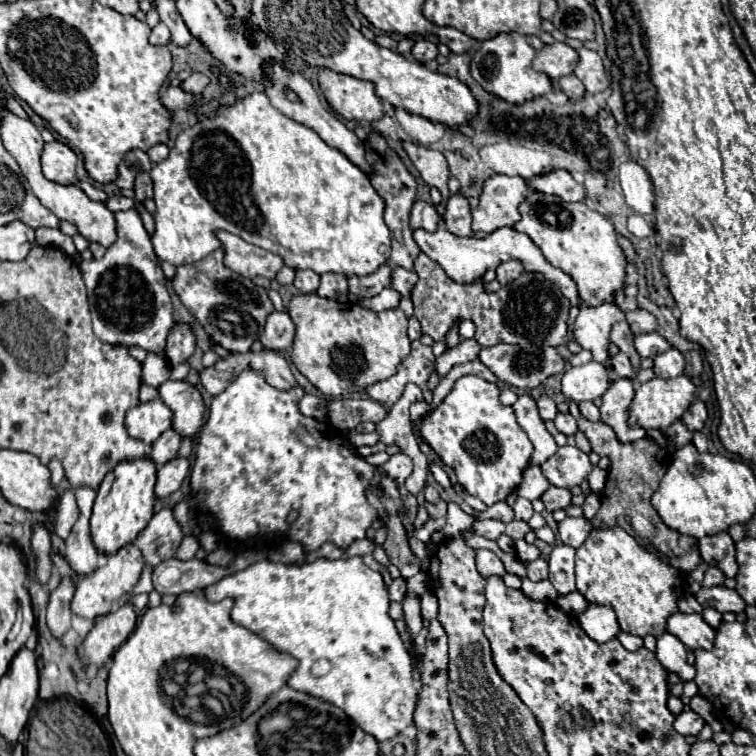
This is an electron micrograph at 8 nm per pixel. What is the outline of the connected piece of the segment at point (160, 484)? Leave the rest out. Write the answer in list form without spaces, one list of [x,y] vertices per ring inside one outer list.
[[[176,457],[170,463],[158,467],[158,481],[156,481],[156,497],[168,497],[180,489],[184,477],[190,471],[190,461],[184,457]]]

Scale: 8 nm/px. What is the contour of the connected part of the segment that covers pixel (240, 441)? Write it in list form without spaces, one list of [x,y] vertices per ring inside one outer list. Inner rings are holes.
[[[254,369],[242,371],[226,391],[214,397],[200,435],[190,483],[192,493],[202,495],[198,511],[214,517],[214,527],[226,541],[238,541],[246,549],[272,547],[278,541],[302,543],[306,553],[320,549],[324,543],[346,549],[352,541],[364,539],[366,531],[378,519],[378,511],[366,501],[366,487],[376,467],[368,465],[346,435],[330,423],[302,415],[298,409],[302,397],[304,389],[300,385],[290,387],[290,391],[278,391]]]

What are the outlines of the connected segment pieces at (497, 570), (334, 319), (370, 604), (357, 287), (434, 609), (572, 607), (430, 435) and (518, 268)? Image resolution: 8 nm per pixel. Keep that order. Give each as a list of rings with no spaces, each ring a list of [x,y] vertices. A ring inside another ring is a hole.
[[[476,549],[476,569],[484,577],[490,577],[490,575],[500,575],[502,577],[506,573],[502,561],[490,549]]]
[[[310,293],[294,295],[288,313],[296,323],[292,363],[328,397],[356,393],[388,379],[398,371],[398,363],[410,355],[408,317],[400,309],[372,311],[358,303],[340,303]]]
[[[362,557],[336,561],[318,559],[314,563],[300,565],[258,561],[206,587],[204,593],[206,597],[214,597],[214,602],[224,598],[234,599],[230,613],[234,623],[254,631],[274,649],[288,651],[292,657],[296,657],[298,667],[288,679],[292,689],[340,707],[358,727],[362,727],[362,731],[372,735],[376,741],[388,741],[412,725],[412,715],[418,703],[418,689],[412,681],[410,653],[396,629],[394,619],[390,617],[390,597],[386,583],[378,571],[372,571],[364,565]],[[318,659],[330,661],[330,671],[320,677],[312,675],[310,671]]]
[[[382,265],[378,271],[364,277],[352,275],[348,277],[348,285],[350,285],[350,293],[354,295],[362,295],[362,297],[378,295],[384,287],[390,285],[390,267]]]
[[[426,591],[420,597],[420,601],[422,601],[422,617],[432,621],[438,615],[438,599],[434,599],[434,595],[430,591]]]
[[[578,591],[570,593],[570,595],[560,595],[556,599],[556,603],[564,613],[572,613],[572,615],[578,615],[584,609],[584,599],[582,599],[582,595]]]
[[[466,375],[454,383],[452,393],[422,423],[422,435],[440,459],[456,471],[458,483],[488,507],[504,501],[522,483],[534,447],[516,423],[512,407],[500,403],[500,389],[480,377]]]
[[[512,259],[512,261],[506,261],[506,263],[500,263],[500,265],[498,265],[498,269],[496,269],[496,279],[500,281],[500,285],[508,285],[508,283],[512,283],[514,279],[518,279],[522,273],[524,273],[522,263],[518,263],[516,259]]]

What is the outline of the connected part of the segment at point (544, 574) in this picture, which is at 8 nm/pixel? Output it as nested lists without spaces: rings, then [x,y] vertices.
[[[536,559],[530,565],[526,565],[530,581],[542,581],[548,579],[548,563],[544,559]]]

